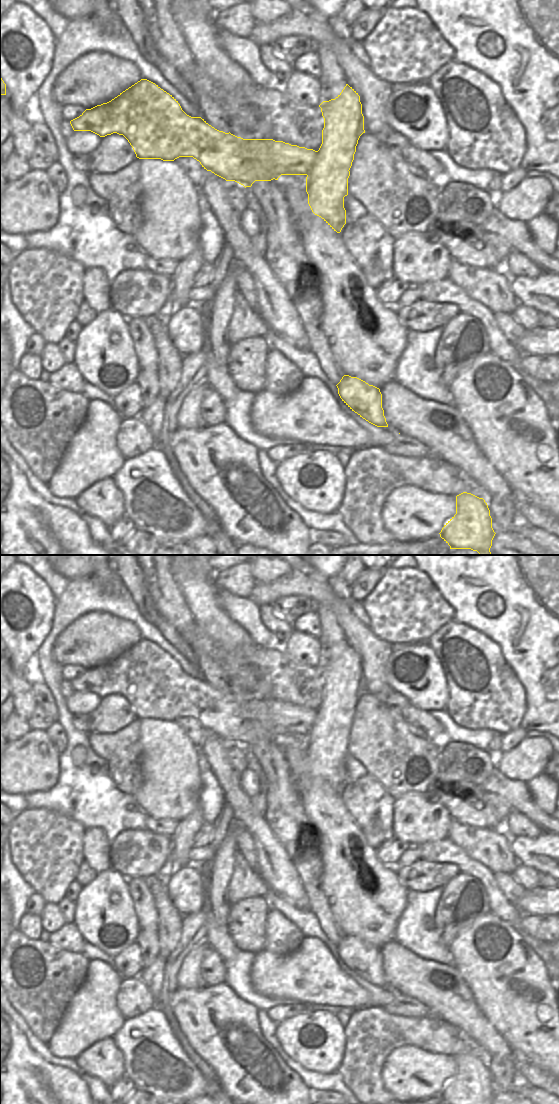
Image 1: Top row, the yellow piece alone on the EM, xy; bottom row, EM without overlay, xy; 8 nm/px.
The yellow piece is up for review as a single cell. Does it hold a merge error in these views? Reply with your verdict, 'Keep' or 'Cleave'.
Cleave.

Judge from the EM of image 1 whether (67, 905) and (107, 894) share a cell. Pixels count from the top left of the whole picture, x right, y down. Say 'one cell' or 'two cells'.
two cells

